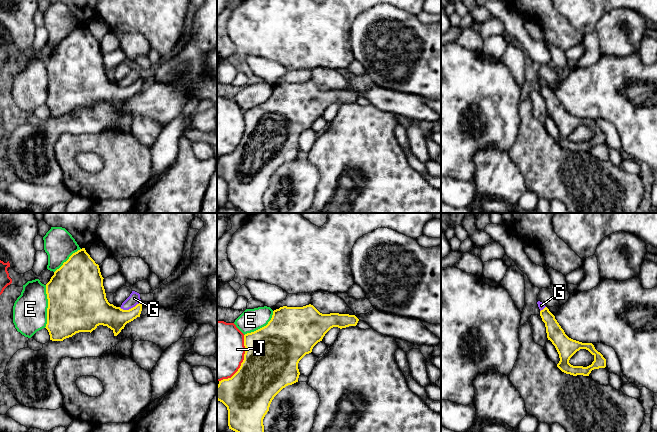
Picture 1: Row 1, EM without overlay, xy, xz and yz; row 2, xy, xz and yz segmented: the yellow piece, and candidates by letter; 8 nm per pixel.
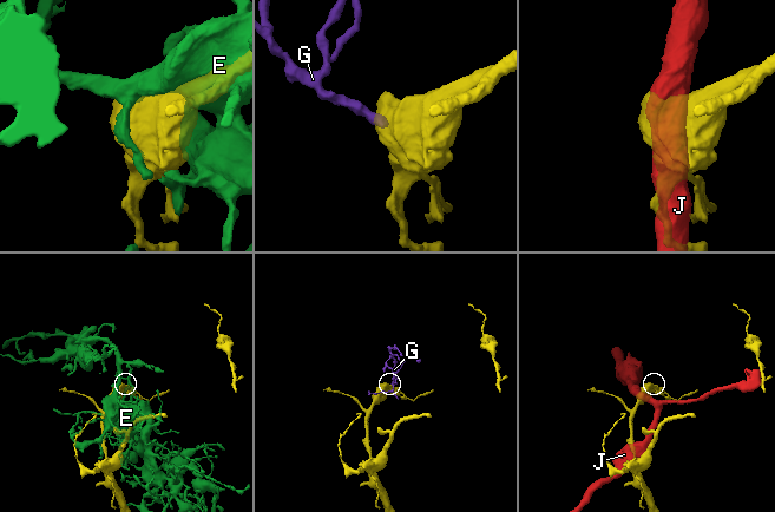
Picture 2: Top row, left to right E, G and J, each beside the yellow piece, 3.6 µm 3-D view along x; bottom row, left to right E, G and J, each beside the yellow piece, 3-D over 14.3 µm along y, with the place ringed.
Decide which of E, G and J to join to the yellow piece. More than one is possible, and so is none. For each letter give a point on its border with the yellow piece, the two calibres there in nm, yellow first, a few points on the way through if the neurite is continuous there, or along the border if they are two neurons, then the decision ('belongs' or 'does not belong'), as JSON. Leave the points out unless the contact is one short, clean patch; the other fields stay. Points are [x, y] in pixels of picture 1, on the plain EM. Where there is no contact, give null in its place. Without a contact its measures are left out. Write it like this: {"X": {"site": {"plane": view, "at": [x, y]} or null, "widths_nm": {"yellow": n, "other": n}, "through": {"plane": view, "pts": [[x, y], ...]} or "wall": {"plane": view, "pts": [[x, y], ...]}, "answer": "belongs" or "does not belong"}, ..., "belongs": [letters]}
{"E": {"site": {"plane": "xy", "at": [48, 82]}, "widths_nm": {"yellow": 480, "other": 280}, "answer": "does not belong"}, "G": {"site": {"plane": "xy", "at": [131, 84]}, "widths_nm": {"yellow": 200, "other": 90}, "wall": {"plane": "xy", "pts": [[141, 78], [128, 85], [121, 85], [119, 83]]}, "answer": "does not belong"}, "J": {"site": {"plane": "xz", "at": [242, 138]}, "widths_nm": {"yellow": 440, "other": 440}, "answer": "does not belong"}, "belongs": []}

